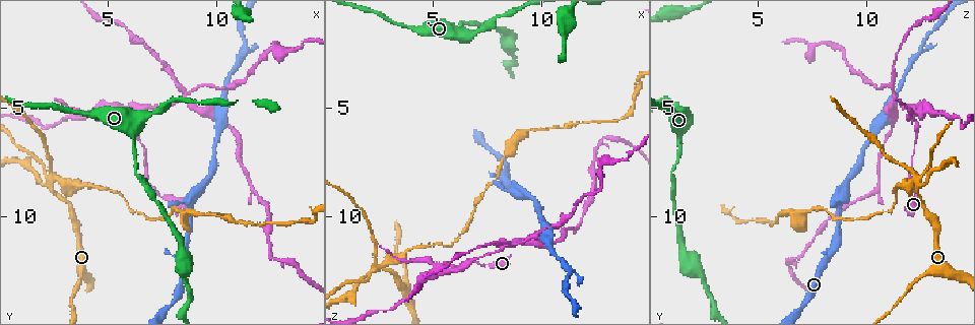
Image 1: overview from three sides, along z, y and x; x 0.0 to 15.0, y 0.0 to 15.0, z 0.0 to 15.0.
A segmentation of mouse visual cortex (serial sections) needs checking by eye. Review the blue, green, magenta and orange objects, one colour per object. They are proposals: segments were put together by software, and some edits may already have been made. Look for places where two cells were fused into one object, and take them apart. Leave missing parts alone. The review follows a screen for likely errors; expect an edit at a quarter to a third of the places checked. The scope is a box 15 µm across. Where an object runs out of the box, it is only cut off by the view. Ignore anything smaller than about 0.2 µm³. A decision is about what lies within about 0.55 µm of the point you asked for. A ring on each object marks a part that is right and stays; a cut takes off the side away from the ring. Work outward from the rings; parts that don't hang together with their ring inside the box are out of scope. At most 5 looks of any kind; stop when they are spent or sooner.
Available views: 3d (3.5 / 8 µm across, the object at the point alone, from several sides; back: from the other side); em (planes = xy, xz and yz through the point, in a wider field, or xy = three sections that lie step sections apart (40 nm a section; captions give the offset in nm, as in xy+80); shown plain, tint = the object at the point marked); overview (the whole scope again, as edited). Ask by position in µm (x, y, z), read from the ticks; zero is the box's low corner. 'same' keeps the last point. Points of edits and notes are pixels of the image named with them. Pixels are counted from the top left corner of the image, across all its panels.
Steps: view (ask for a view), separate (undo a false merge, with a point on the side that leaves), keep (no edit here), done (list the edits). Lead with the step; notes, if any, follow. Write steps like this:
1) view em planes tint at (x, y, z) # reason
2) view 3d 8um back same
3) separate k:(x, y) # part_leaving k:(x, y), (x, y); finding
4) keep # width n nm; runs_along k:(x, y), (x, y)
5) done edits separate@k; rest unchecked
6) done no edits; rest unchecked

view 3d 8um back at (6.6, 6.8, 12.2)

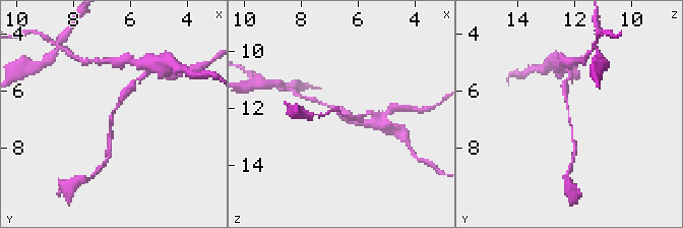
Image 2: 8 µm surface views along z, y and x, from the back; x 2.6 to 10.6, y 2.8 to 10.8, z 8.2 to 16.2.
view 3d 3.5um at (6.7, 6.8, 12.3) # zoom in

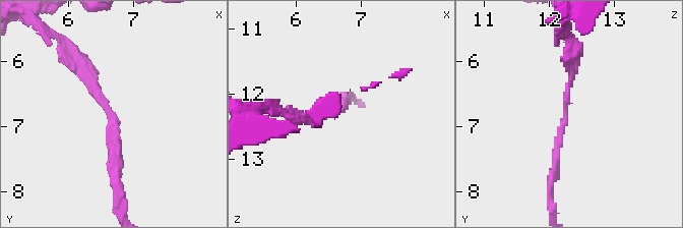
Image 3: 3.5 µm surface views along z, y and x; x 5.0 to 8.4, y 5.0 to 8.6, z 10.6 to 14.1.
keep # arm_widths 150, 150 nm; runs_along 3:(116, 179), (110, 110), (75, 54); one cell here

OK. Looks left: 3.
view 3d 8um at (2.4, 8.4, 12.4) # abrupt turn

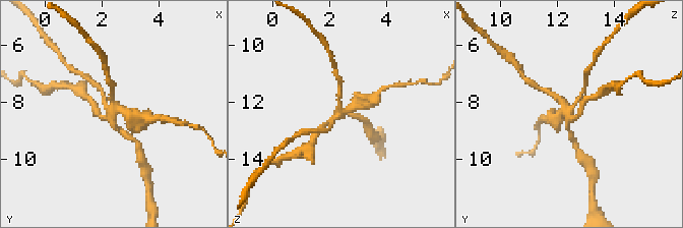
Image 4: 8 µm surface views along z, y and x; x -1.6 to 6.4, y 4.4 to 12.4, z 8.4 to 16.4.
view em xy step 2 tint at (2.3, 8.4, 12.3) # shape alone is not enough

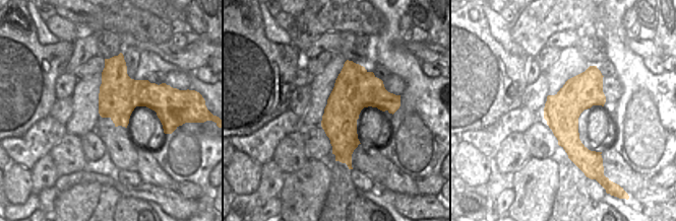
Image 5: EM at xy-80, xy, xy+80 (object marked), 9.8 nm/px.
separate 4:(550, 113) # part_leaving 4:(346, 111), (372, 101), (376, 95); a second cell is stuck on

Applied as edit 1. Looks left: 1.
done edits separate@4; rest unchecked

